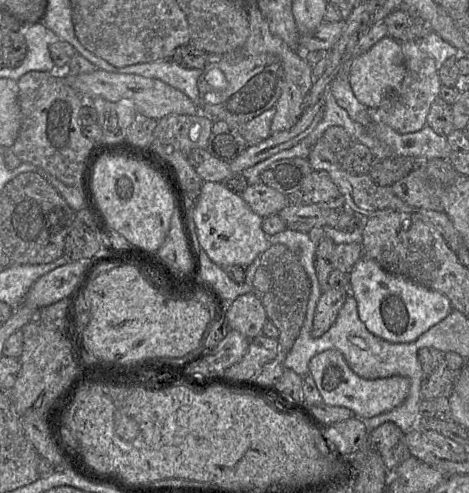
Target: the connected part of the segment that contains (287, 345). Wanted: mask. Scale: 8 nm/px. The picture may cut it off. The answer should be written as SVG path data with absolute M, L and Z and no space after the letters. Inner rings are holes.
M282 244L271 245L259 258L260 263L254 275L252 292L262 303L267 318L279 331L278 354L275 360L283 364L303 325L312 292L312 281L298 256Z

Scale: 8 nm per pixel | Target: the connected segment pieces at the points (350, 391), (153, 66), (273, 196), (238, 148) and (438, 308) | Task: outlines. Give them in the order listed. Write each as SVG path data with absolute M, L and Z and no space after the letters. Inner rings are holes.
M325 350L309 362L309 374L313 377L323 403L350 409L363 420L391 411L404 402L410 390L410 381L403 376L379 379L364 379L355 374L348 366L342 353Z
M157 60L115 68L117 73L136 74L146 78L159 79L184 93L198 107L197 80L203 69L183 68L172 60Z
M263 183L249 185L241 197L262 218L276 215L292 203L292 197L287 197Z
M213 121L206 150L226 163L231 163L247 148L247 142L239 131L224 121Z
M362 257L350 270L349 294L357 301L358 316L373 335L391 343L410 343L442 321L453 307L440 292L429 289L408 278L383 270L375 261Z

